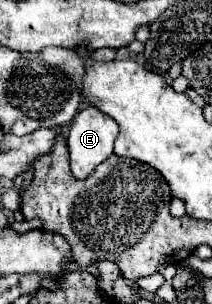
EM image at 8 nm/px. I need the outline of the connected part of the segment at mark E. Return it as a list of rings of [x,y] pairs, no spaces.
[[[93,106],[81,110],[73,118],[67,136],[67,148],[71,156],[71,174],[77,180],[87,178],[95,166],[113,154],[117,132],[117,122]]]

